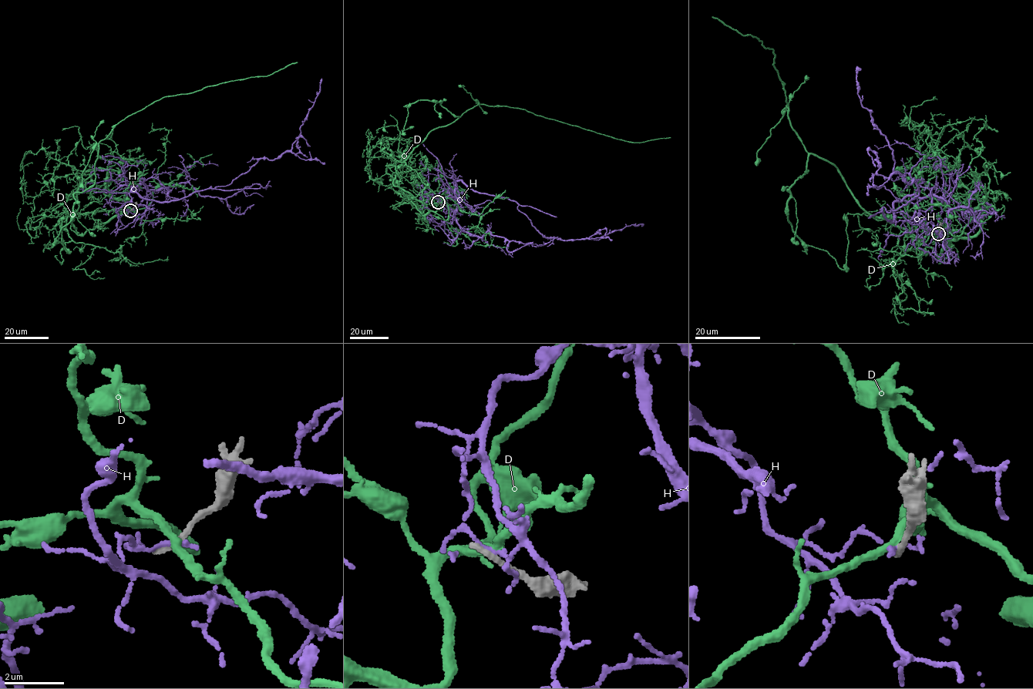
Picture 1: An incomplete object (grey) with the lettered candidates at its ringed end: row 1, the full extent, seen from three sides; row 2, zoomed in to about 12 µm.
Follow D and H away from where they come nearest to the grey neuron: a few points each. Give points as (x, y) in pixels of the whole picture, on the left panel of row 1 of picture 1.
D: (132, 209), (82, 234), (70, 223), (111, 129), (164, 97), (297, 62)
H: (131, 210), (125, 206), (132, 186), (144, 197), (176, 201), (229, 184), (261, 158), (289, 152), (321, 78)

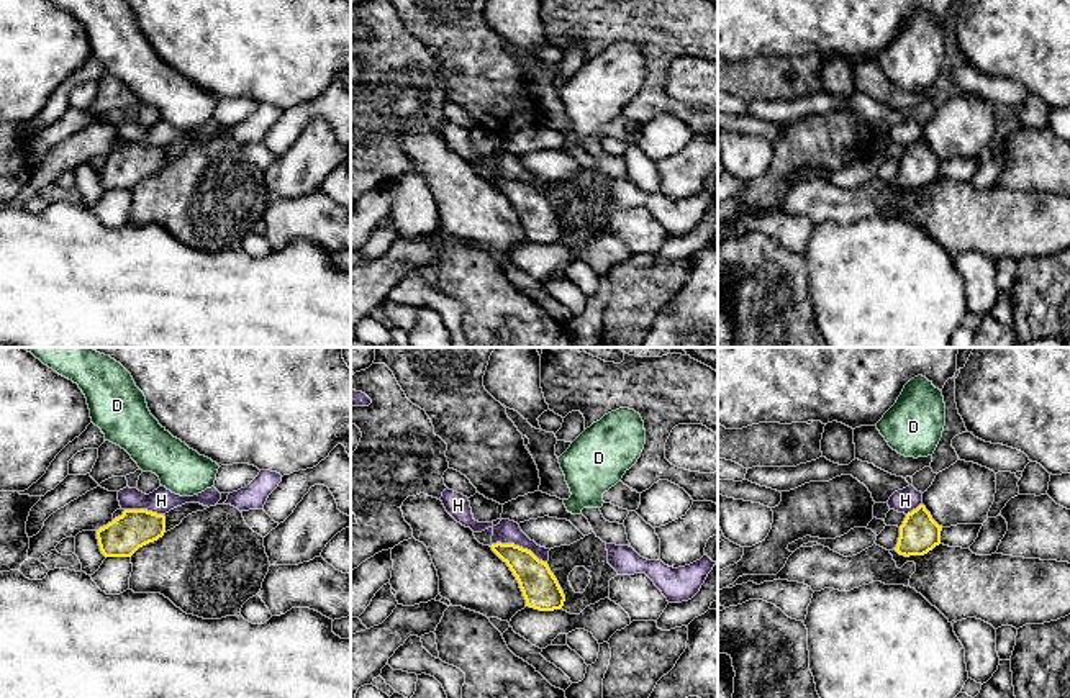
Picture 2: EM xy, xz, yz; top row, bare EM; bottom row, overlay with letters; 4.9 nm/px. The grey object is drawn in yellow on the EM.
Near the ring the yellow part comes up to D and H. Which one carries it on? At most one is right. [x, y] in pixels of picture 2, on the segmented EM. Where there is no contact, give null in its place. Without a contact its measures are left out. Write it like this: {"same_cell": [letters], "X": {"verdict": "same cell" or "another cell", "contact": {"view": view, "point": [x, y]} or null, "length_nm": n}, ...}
{"same_cell": [], "D": {"verdict": "another cell", "contact": null}, "H": {"verdict": "another cell", "contact": {"view": "xz", "point": [518, 546]}, "length_nm": 280}}

